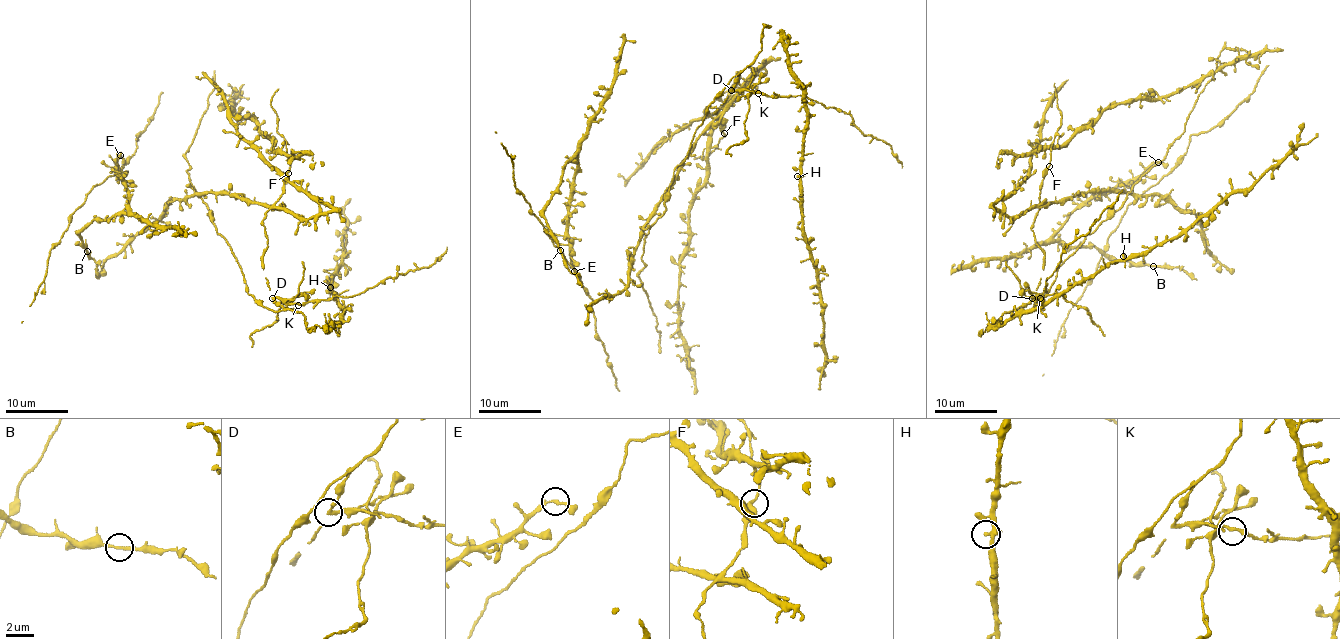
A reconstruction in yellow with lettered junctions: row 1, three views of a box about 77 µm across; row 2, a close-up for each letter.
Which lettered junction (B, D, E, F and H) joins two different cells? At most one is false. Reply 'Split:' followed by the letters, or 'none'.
Split: D

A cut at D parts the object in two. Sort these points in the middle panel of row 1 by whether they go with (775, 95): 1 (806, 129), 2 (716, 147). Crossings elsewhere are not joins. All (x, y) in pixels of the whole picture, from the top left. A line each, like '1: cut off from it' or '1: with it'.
1: cut off from it
2: cut off from it

